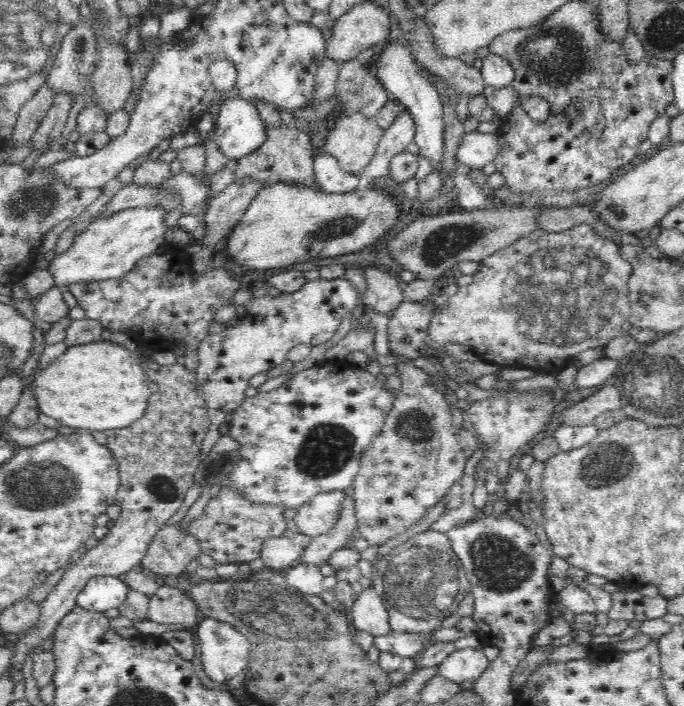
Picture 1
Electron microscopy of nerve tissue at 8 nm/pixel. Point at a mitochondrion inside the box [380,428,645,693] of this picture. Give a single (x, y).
(495, 560)

